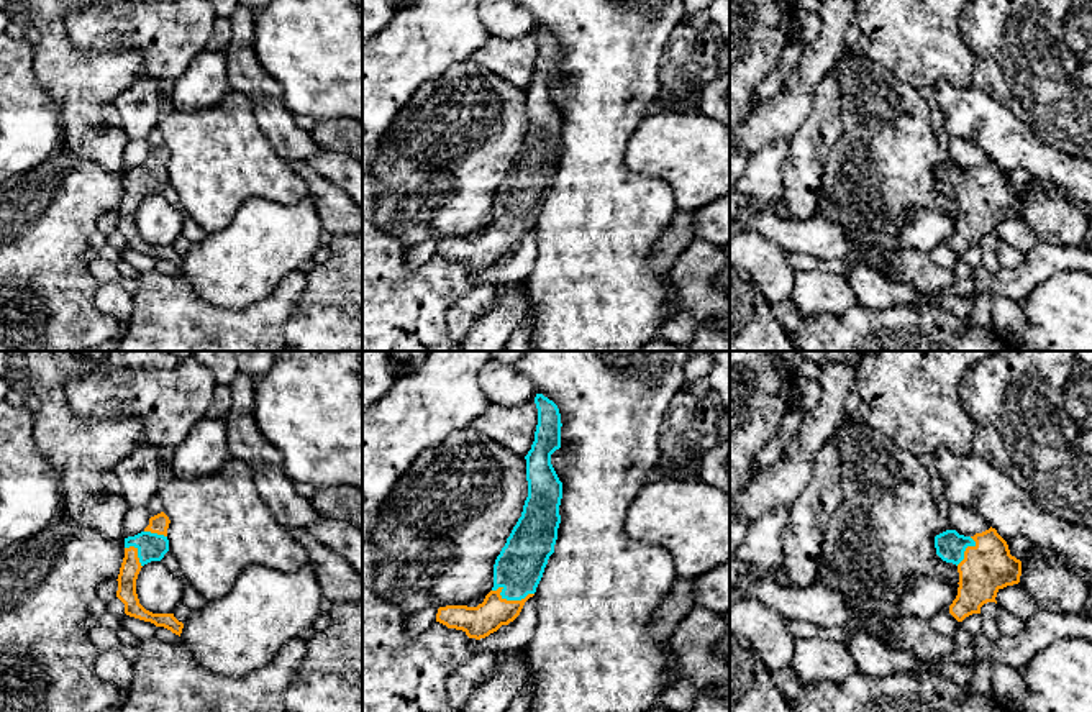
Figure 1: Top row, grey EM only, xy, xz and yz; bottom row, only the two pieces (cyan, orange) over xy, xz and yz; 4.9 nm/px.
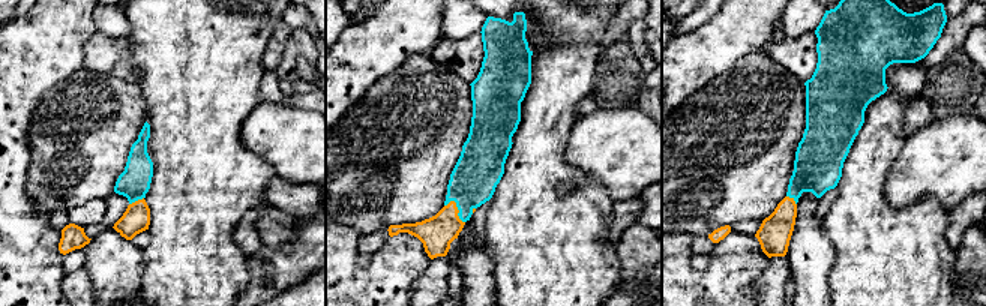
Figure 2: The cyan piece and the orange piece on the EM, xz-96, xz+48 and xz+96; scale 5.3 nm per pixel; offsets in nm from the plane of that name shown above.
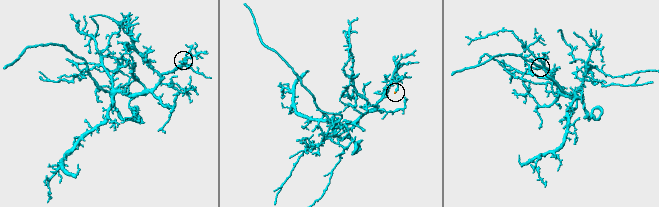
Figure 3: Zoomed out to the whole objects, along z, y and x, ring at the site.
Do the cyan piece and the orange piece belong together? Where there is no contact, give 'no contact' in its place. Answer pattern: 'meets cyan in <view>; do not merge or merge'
meets cyan in xz; merge

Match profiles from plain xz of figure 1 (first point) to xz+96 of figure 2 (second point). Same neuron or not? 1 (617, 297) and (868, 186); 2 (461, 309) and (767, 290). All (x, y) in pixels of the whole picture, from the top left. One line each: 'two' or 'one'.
1: one
2: one

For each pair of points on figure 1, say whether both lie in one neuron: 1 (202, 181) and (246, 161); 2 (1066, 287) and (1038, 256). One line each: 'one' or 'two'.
1: one
2: two

